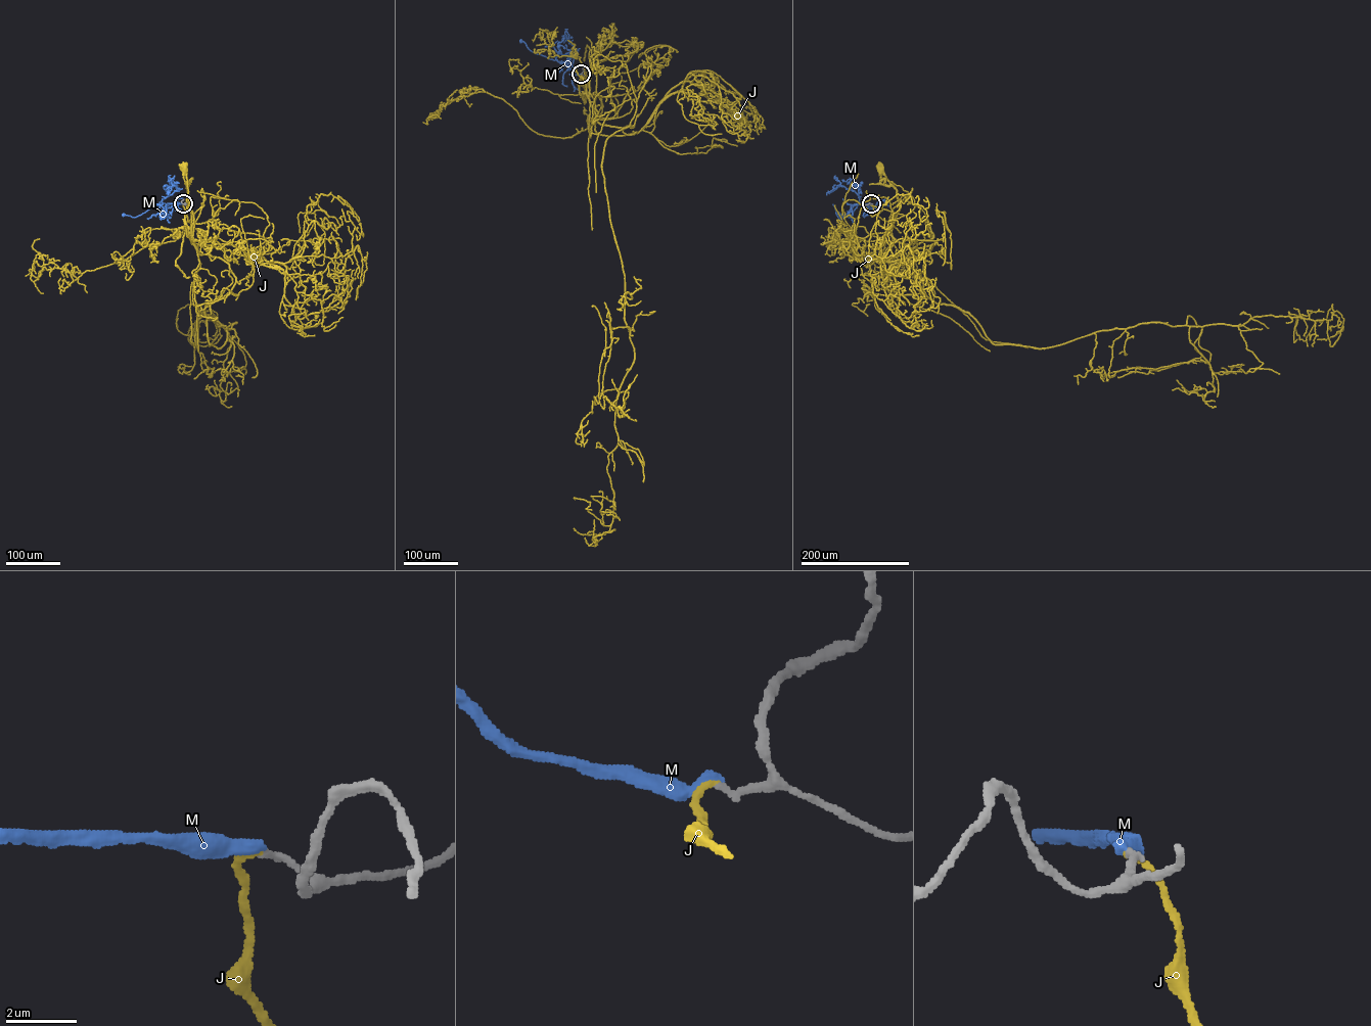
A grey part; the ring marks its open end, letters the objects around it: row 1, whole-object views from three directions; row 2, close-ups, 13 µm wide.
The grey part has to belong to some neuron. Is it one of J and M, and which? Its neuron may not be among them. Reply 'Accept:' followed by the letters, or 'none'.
Accept: J

